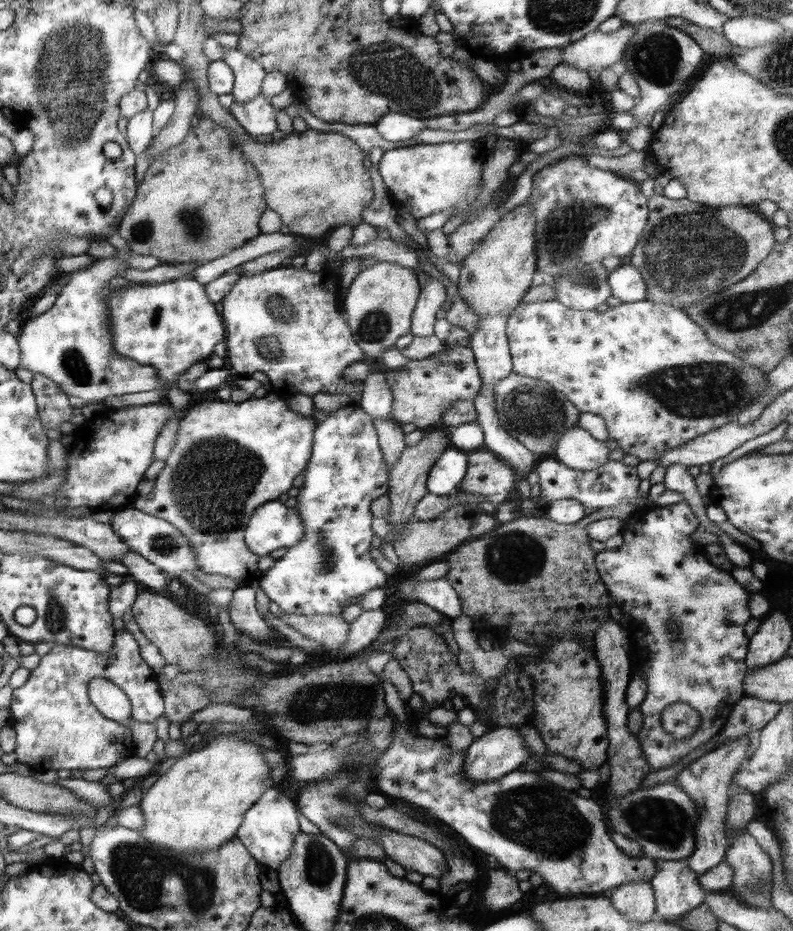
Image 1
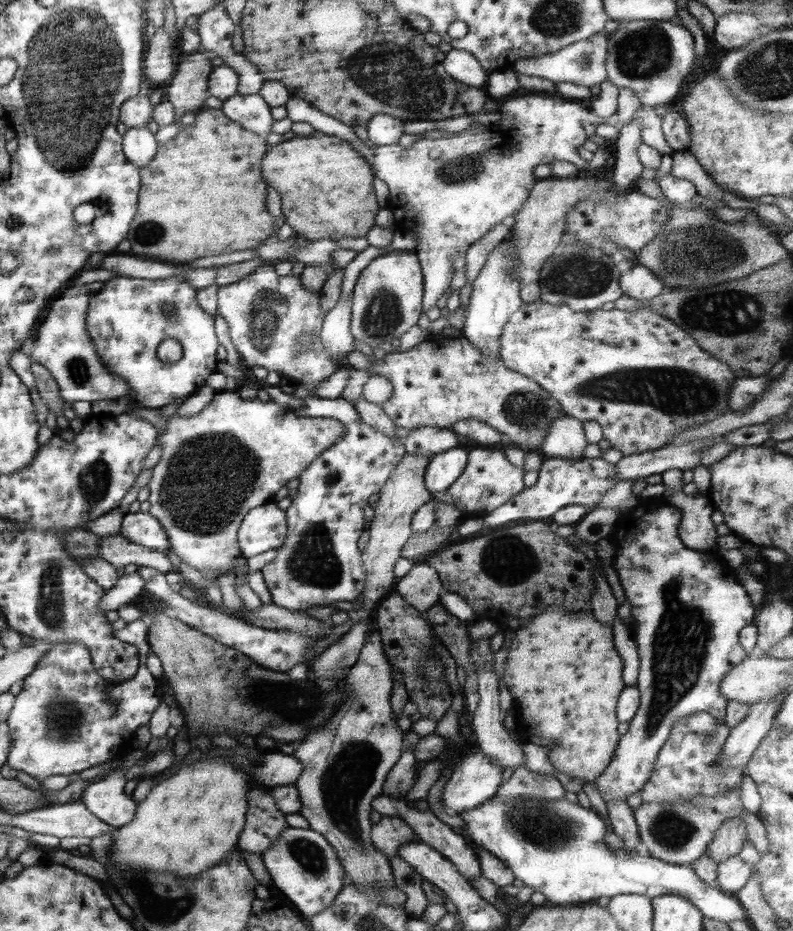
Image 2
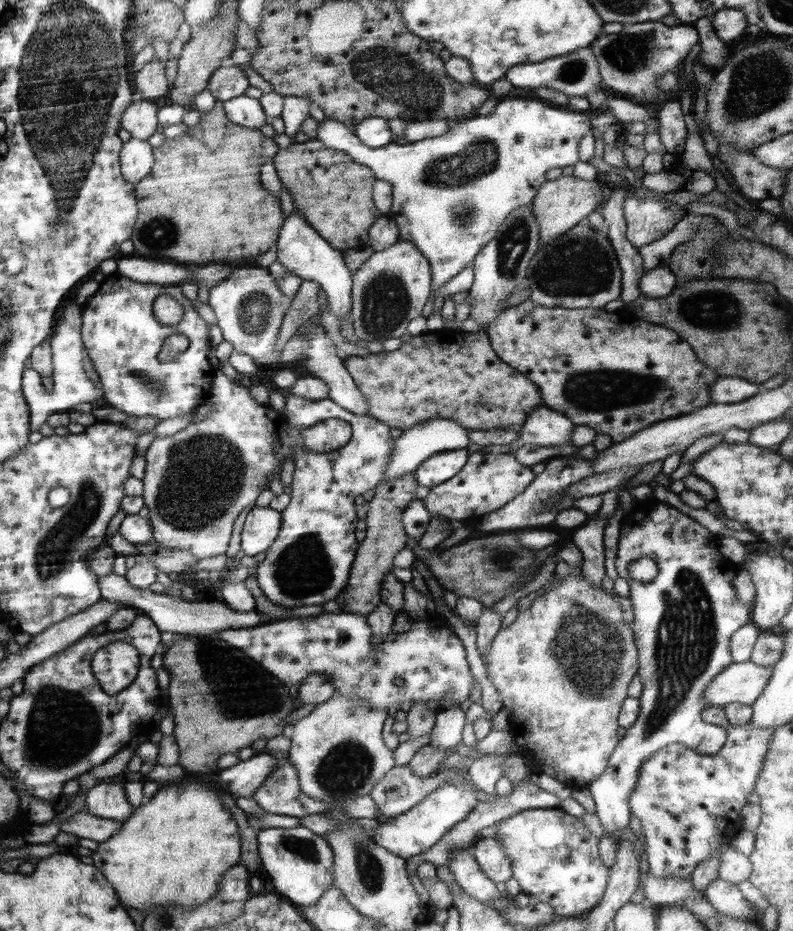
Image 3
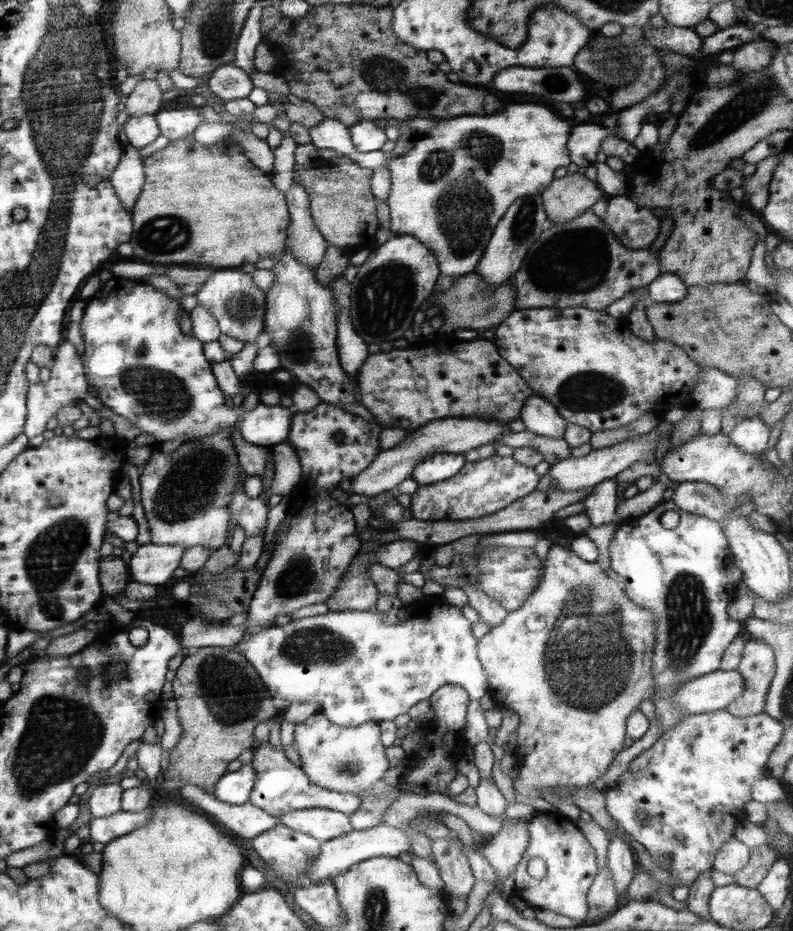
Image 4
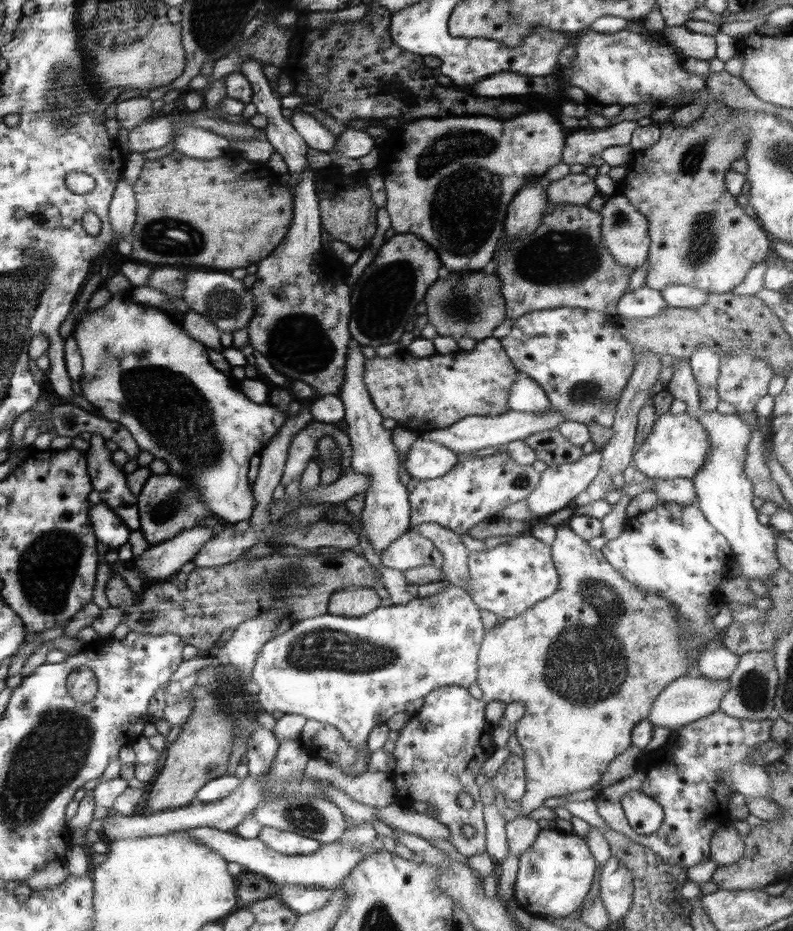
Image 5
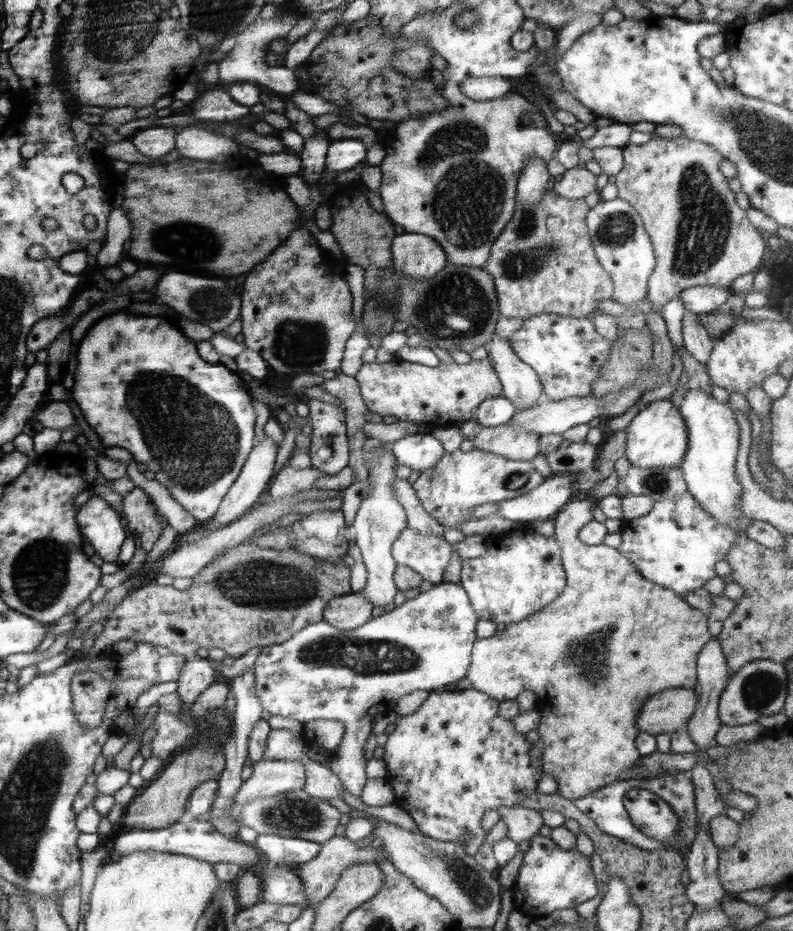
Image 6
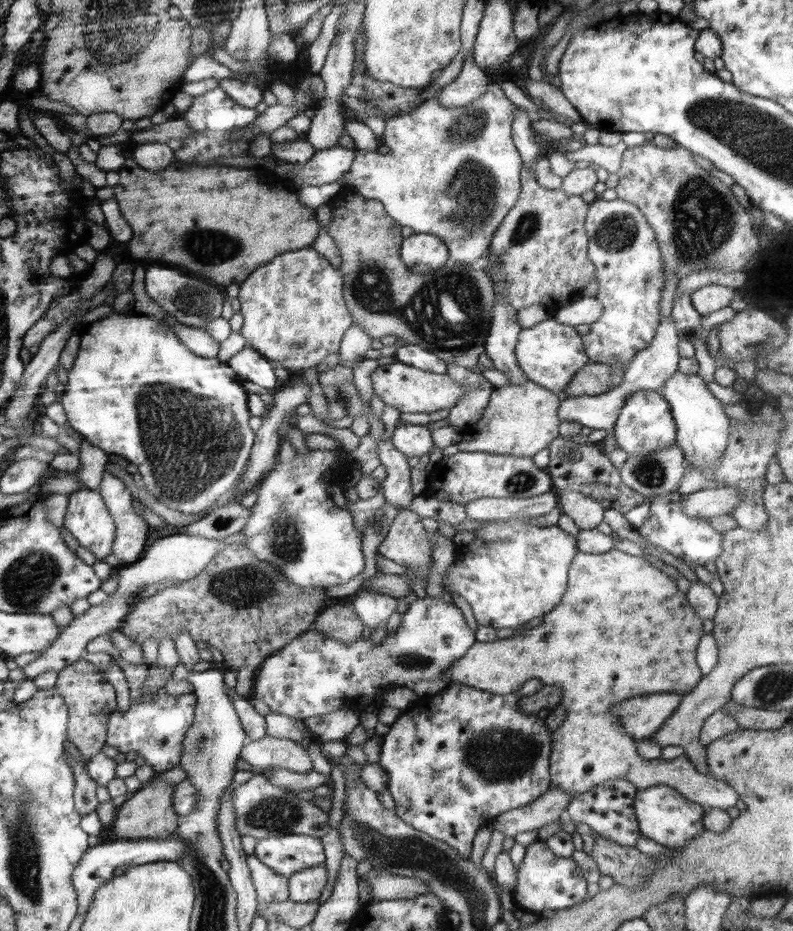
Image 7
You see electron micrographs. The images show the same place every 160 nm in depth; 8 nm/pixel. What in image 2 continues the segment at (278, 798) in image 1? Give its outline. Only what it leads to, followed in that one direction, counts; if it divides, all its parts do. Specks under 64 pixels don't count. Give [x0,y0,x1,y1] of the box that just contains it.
[237,786,289,855]

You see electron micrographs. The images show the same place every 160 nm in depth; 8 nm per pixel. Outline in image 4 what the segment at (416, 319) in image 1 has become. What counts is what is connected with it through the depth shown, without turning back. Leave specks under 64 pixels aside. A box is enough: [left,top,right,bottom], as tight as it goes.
[309,104,573,278]

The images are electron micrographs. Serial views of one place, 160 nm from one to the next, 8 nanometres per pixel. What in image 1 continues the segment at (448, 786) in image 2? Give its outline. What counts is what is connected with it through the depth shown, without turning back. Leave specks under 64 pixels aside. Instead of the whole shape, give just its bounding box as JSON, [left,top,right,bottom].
[464,727,531,784]

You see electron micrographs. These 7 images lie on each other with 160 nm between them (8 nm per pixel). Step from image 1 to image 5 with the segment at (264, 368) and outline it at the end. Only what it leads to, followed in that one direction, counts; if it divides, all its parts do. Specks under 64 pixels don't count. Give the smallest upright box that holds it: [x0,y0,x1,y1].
[180,272,254,333]

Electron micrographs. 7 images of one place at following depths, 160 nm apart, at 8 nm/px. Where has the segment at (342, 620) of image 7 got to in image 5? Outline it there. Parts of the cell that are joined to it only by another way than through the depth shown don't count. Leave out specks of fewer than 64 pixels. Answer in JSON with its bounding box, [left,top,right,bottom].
[327,586,381,616]

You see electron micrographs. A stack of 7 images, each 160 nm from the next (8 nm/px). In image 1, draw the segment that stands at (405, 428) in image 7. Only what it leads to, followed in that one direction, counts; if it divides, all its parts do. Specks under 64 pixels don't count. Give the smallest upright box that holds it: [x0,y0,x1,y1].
[428,446,467,496]

